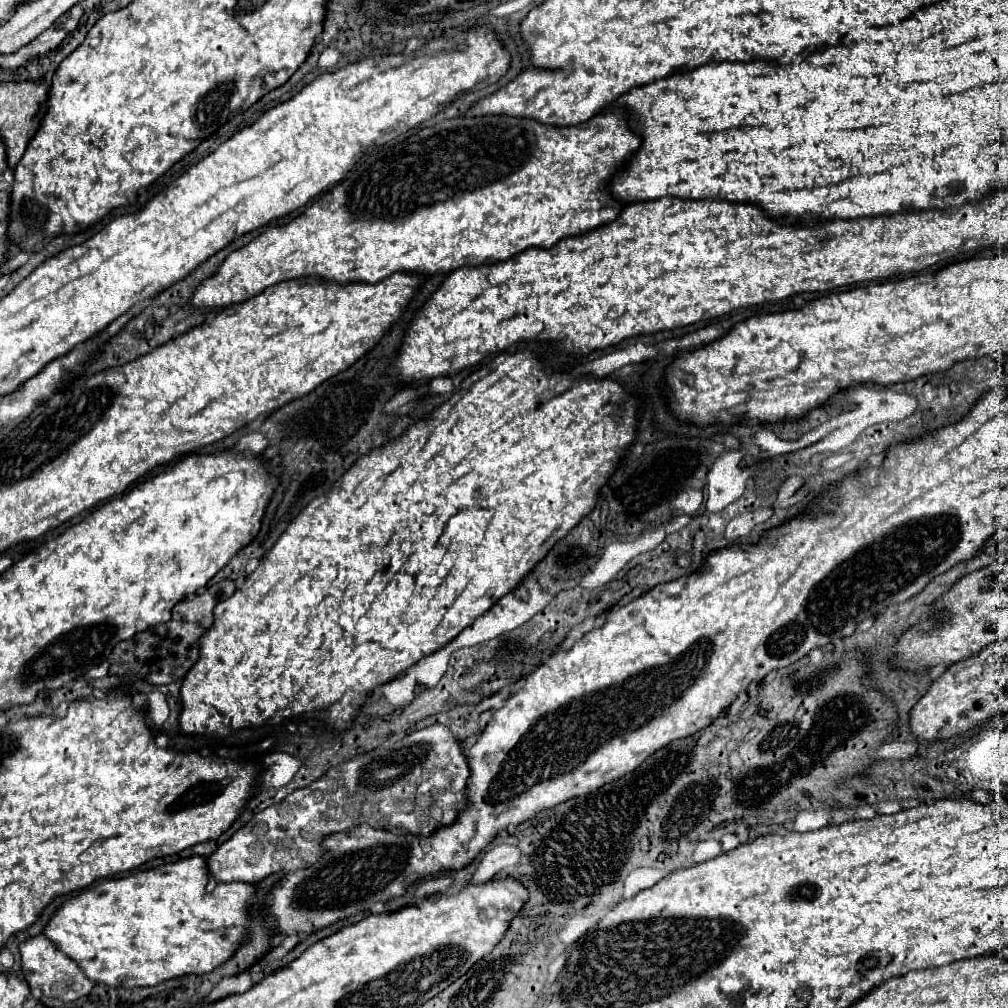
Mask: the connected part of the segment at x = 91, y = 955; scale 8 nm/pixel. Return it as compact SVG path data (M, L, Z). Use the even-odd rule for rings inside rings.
M201 855L135 875L107 879L65 901L43 933L69 955L87 977L109 987L147 987L183 975L207 975L231 959L245 943L247 925L251 921L249 909L257 891L251 883L217 883L213 891L207 891L207 883L209 869Z

